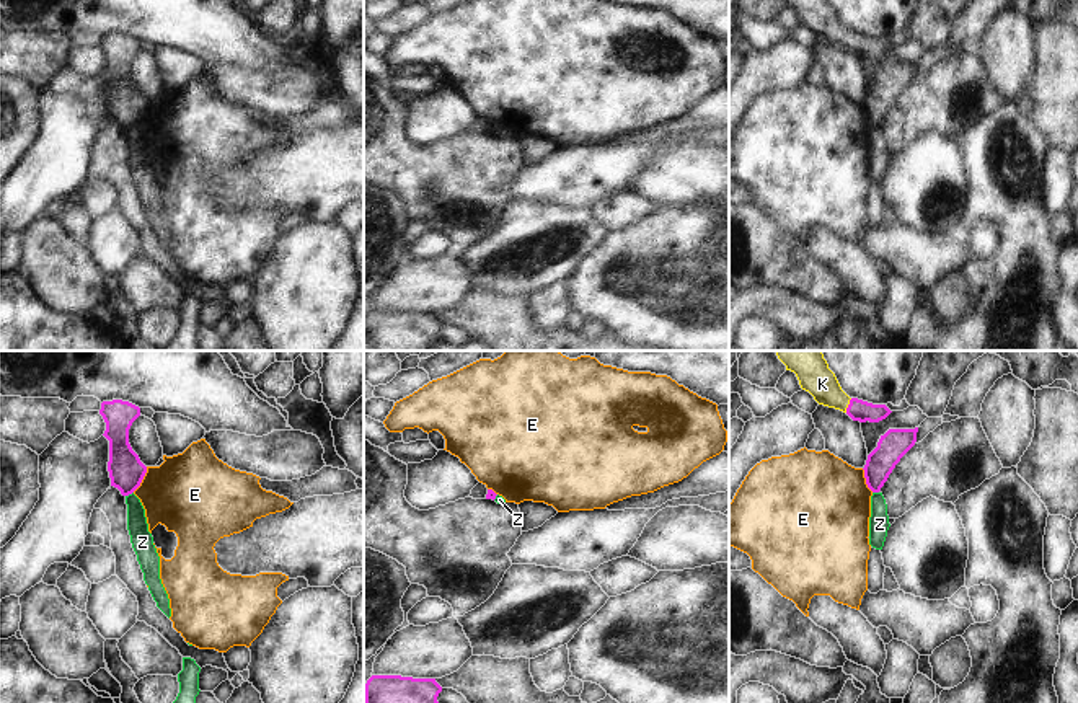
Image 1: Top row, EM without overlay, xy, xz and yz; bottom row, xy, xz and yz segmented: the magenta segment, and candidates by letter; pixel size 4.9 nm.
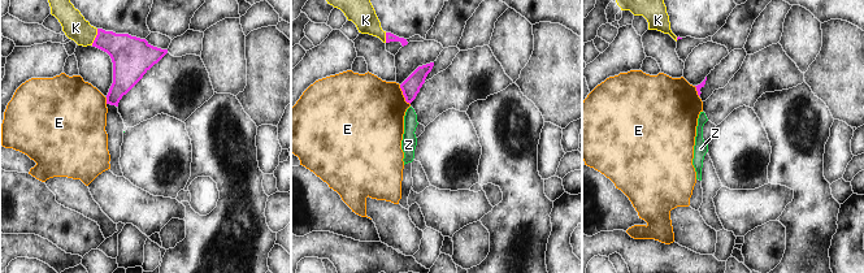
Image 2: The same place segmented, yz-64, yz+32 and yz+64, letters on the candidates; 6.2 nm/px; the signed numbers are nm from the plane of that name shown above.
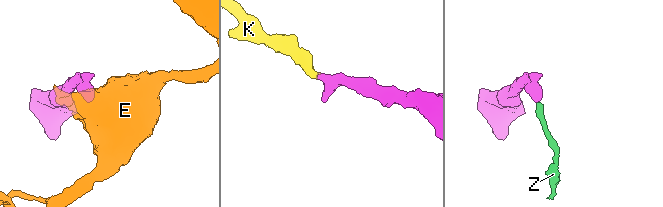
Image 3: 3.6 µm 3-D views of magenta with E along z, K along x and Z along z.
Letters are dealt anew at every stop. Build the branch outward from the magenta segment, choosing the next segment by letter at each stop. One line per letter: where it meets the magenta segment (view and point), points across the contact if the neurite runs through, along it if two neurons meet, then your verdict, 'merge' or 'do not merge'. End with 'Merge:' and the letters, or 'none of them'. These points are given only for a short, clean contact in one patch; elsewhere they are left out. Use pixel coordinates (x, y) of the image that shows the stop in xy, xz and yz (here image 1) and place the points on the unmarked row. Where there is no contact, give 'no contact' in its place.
E: contact xy (142, 113); border xy (147, 101), (142, 116), (132, 126); do not merge
K: contact yz (848, 39); way yz (858, 44), (848, 39), (839, 35), (819, 15); merge
Z: contact xy (129, 128); border xy (132, 126), (126, 131); do not merge
Merge: K

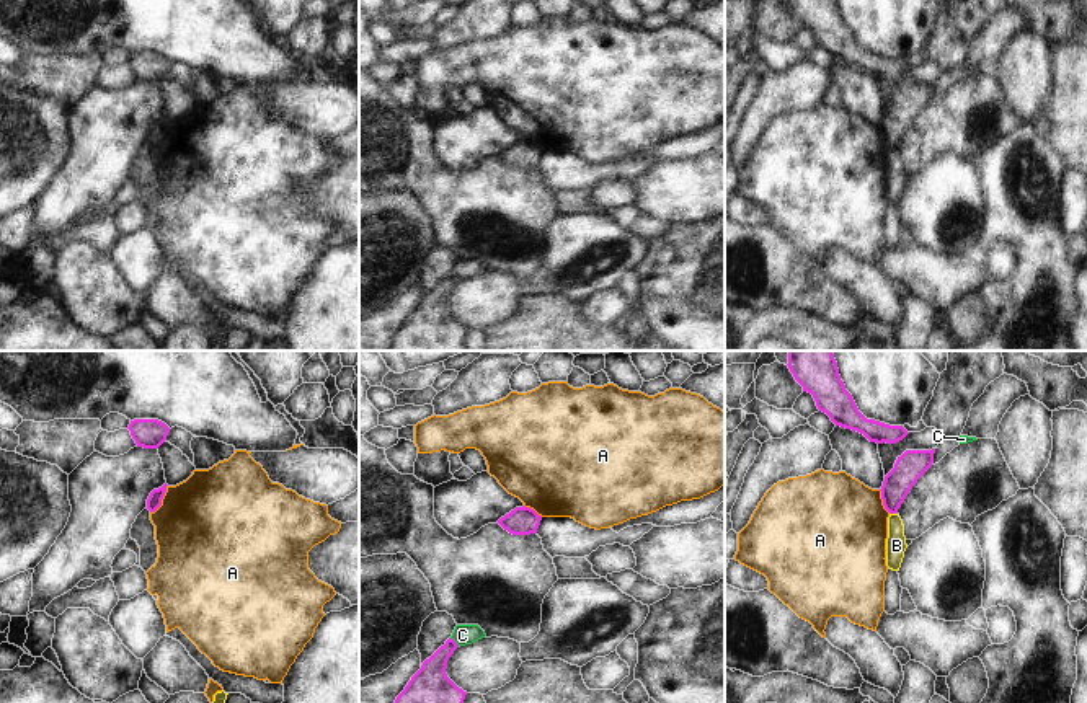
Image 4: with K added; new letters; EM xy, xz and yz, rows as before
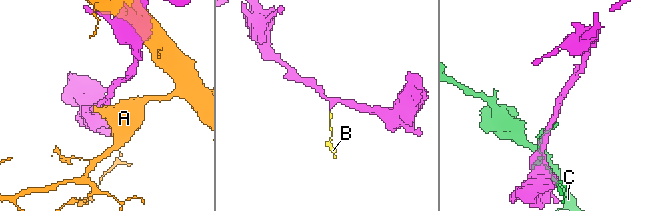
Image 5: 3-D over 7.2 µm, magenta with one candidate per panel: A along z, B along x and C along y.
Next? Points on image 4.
A: contact xy (162, 132); border xy (167, 119), (162, 137), (150, 147); do not merge
B: contact yz (893, 147); border yz (890, 147), (895, 149); do not merge
C: contact xz (454, 276); border xz (451, 271), (459, 281); do not merge
Merge: none of them

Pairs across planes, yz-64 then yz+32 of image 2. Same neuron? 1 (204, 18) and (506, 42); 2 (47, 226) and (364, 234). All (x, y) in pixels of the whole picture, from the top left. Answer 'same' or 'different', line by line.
1: different
2: same

